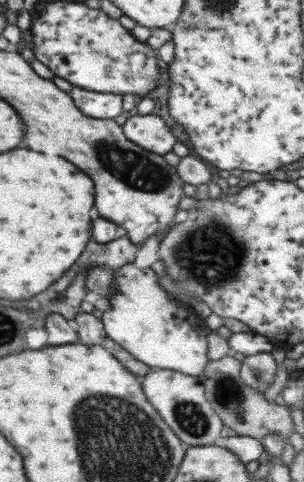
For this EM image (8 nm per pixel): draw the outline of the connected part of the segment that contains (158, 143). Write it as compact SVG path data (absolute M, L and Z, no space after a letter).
M137 114L126 118L122 129L128 140L154 154L168 154L178 142L176 136L166 125L166 120L153 114Z

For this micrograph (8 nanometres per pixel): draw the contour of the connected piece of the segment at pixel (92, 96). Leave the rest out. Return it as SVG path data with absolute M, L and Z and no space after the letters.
M73 86L70 90L76 106L90 118L113 119L123 113L122 95L98 93Z

